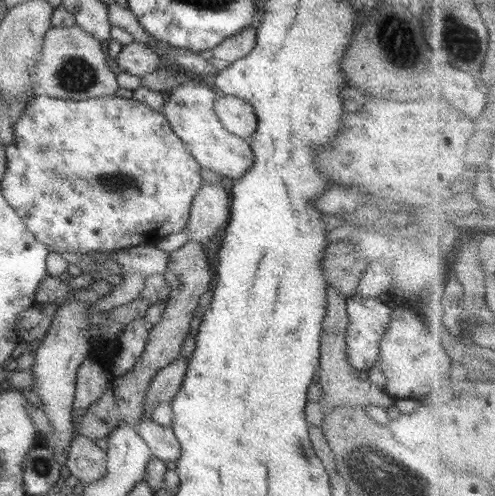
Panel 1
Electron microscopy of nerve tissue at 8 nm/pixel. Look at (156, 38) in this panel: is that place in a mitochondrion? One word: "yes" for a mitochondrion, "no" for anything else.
no

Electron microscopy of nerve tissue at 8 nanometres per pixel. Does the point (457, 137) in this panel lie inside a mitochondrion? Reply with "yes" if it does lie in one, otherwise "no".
no

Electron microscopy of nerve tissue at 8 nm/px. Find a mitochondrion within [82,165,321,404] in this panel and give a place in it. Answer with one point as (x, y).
(118, 183)

